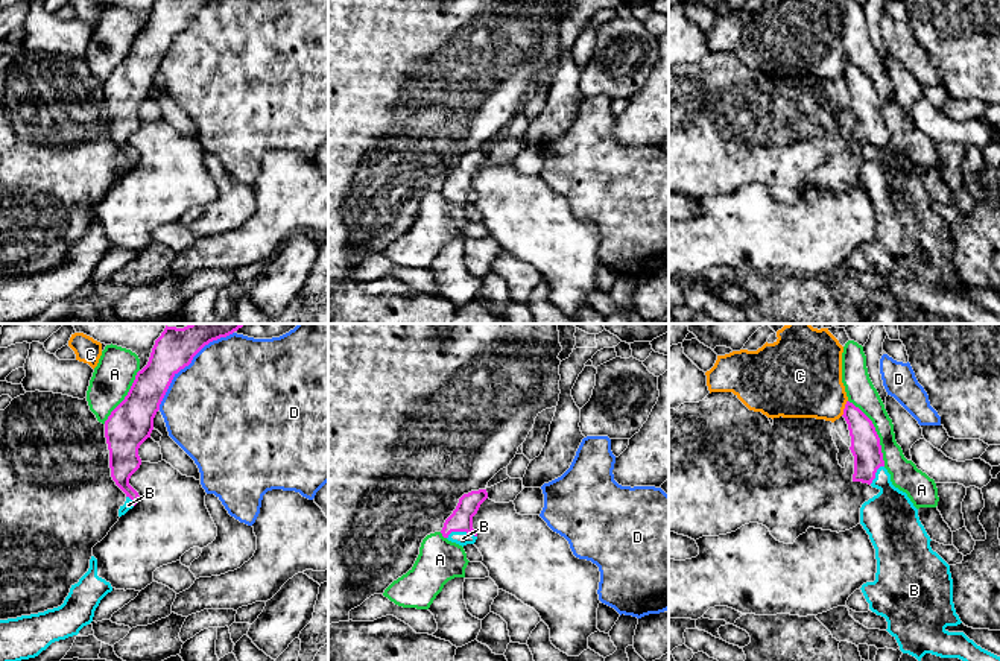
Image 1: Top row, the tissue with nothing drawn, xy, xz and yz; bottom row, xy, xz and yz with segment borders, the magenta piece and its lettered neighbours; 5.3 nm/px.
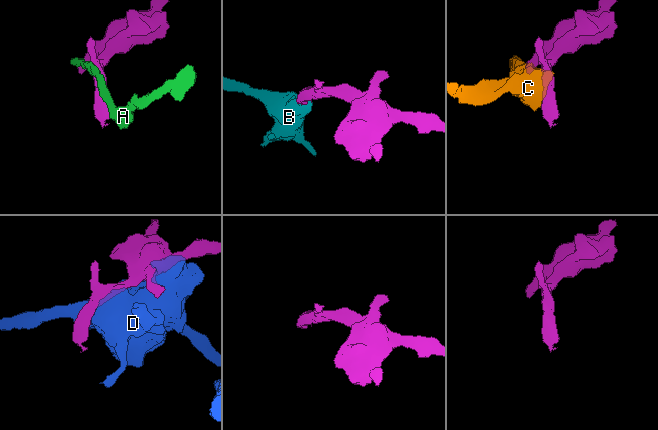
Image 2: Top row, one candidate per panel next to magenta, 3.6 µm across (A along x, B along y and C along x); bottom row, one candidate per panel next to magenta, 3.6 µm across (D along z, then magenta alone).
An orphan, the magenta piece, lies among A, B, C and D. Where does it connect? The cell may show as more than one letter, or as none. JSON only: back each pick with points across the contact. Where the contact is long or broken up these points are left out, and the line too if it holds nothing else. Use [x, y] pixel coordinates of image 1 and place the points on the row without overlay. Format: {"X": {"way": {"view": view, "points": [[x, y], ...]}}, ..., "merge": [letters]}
{"B": {"way": {"view": "xz", "points": [[461, 180], [462, 190], [462, 198]]}}, "merge": ["B"]}

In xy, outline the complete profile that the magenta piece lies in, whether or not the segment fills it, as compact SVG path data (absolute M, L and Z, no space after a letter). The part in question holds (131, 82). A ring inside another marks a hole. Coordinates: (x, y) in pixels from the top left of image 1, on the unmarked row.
M155 0L147 24L137 32L128 55L105 81L111 137L126 153L119 176L140 158L129 138L141 125L138 108L150 97L153 77L173 36L210 2L213 0Z

